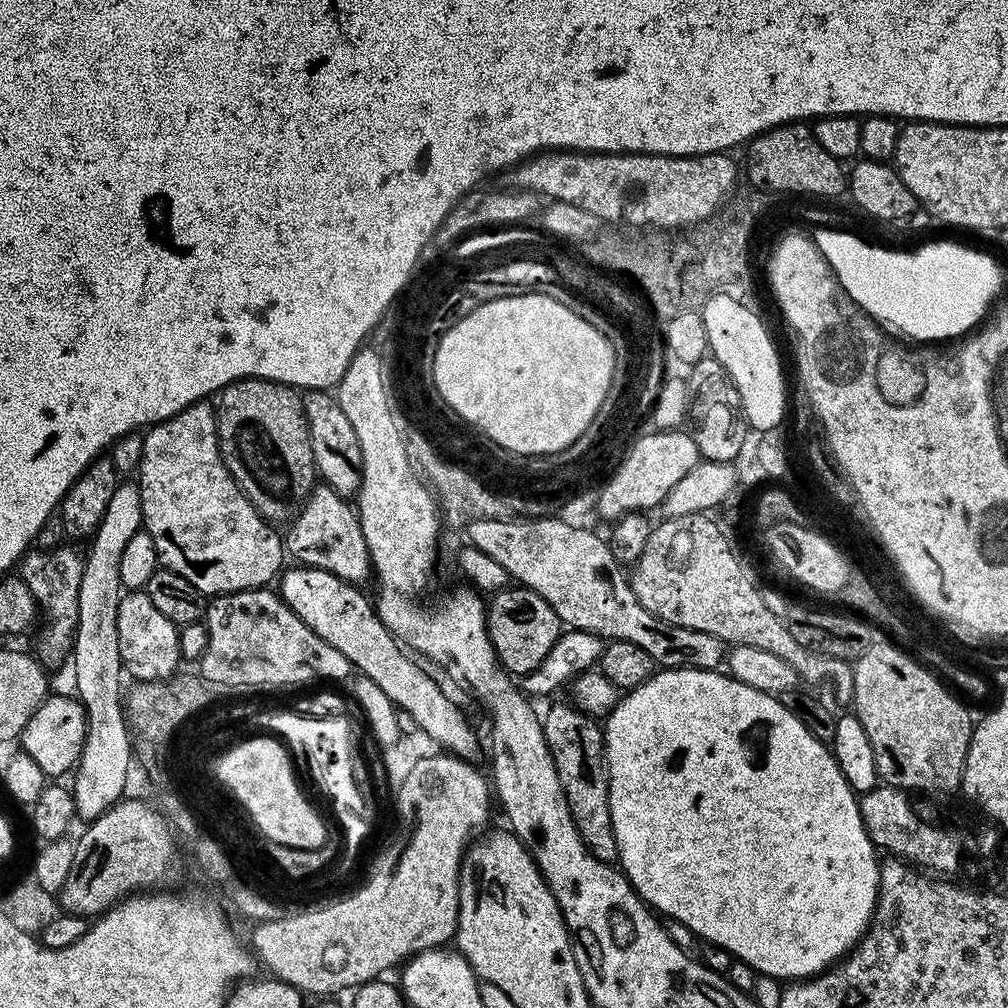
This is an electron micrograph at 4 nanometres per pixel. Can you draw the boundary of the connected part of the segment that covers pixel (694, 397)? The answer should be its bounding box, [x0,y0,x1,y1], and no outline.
[687,358,750,464]

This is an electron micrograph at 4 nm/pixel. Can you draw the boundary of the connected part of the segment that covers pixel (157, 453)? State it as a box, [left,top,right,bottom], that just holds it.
[138,402,286,598]

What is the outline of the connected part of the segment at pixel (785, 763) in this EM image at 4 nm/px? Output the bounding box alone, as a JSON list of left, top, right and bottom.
[603,668,881,982]

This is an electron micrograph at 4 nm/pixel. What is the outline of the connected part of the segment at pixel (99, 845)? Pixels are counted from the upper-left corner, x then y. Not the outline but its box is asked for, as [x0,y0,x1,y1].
[58,798,178,918]

